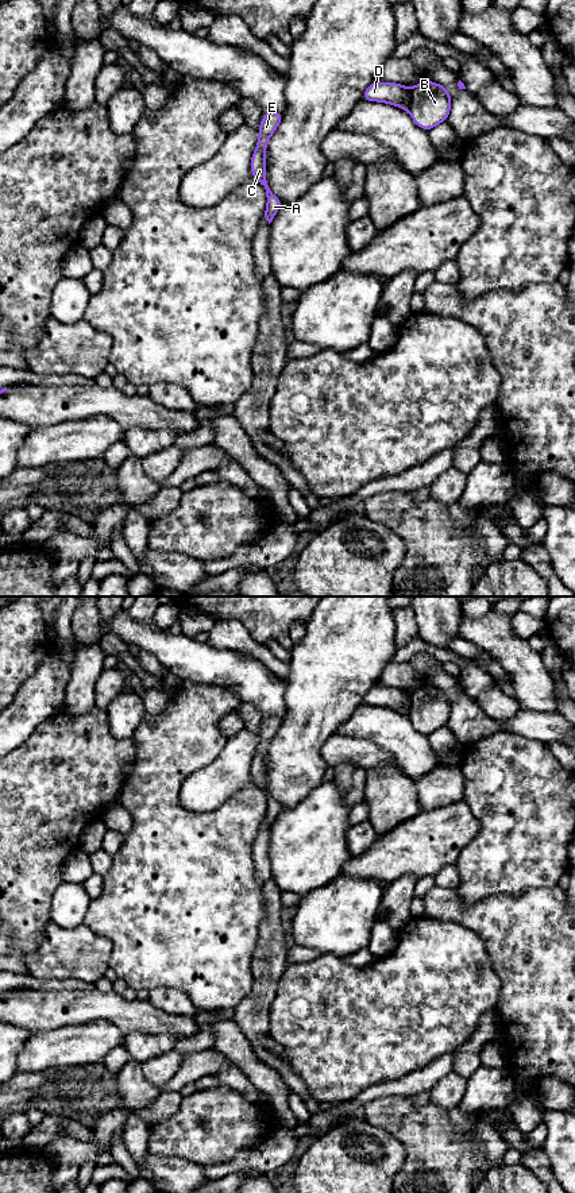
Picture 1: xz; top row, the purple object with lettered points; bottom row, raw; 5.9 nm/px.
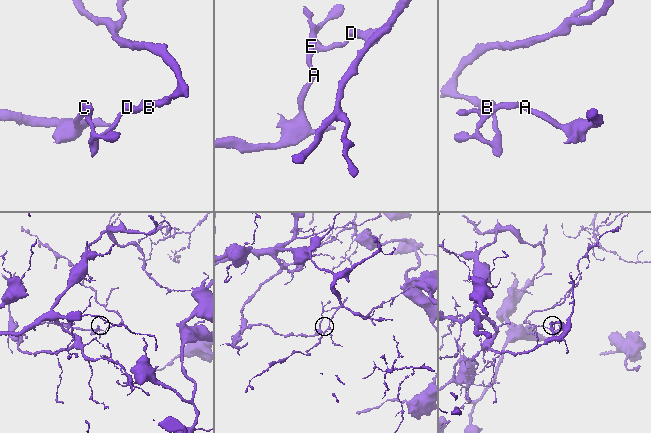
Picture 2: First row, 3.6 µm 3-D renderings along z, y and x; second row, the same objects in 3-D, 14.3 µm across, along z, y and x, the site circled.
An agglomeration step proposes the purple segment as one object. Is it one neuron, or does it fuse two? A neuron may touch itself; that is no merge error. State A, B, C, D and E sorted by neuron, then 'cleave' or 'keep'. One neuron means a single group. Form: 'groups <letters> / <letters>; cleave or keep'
groups A C D E / B; cleave

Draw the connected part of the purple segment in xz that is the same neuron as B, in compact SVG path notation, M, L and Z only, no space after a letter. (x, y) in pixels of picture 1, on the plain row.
M427 684L410 692L408 717L420 733L431 736L447 726L449 715L449 695L443 690Z

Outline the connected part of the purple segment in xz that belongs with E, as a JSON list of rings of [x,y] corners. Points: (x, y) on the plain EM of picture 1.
[[[273,715],[265,717],[261,730],[259,730],[259,744],[255,752],[255,756],[251,761],[251,777],[252,783],[265,791],[266,802],[267,802],[267,811],[265,815],[265,822],[269,829],[273,826],[274,821],[279,815],[282,806],[270,795],[267,785],[266,785],[266,752],[273,740],[282,725],[283,718]]]

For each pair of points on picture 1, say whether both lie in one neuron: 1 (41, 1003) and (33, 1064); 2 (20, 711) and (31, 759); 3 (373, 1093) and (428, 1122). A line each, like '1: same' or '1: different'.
1: different
2: different
3: different

